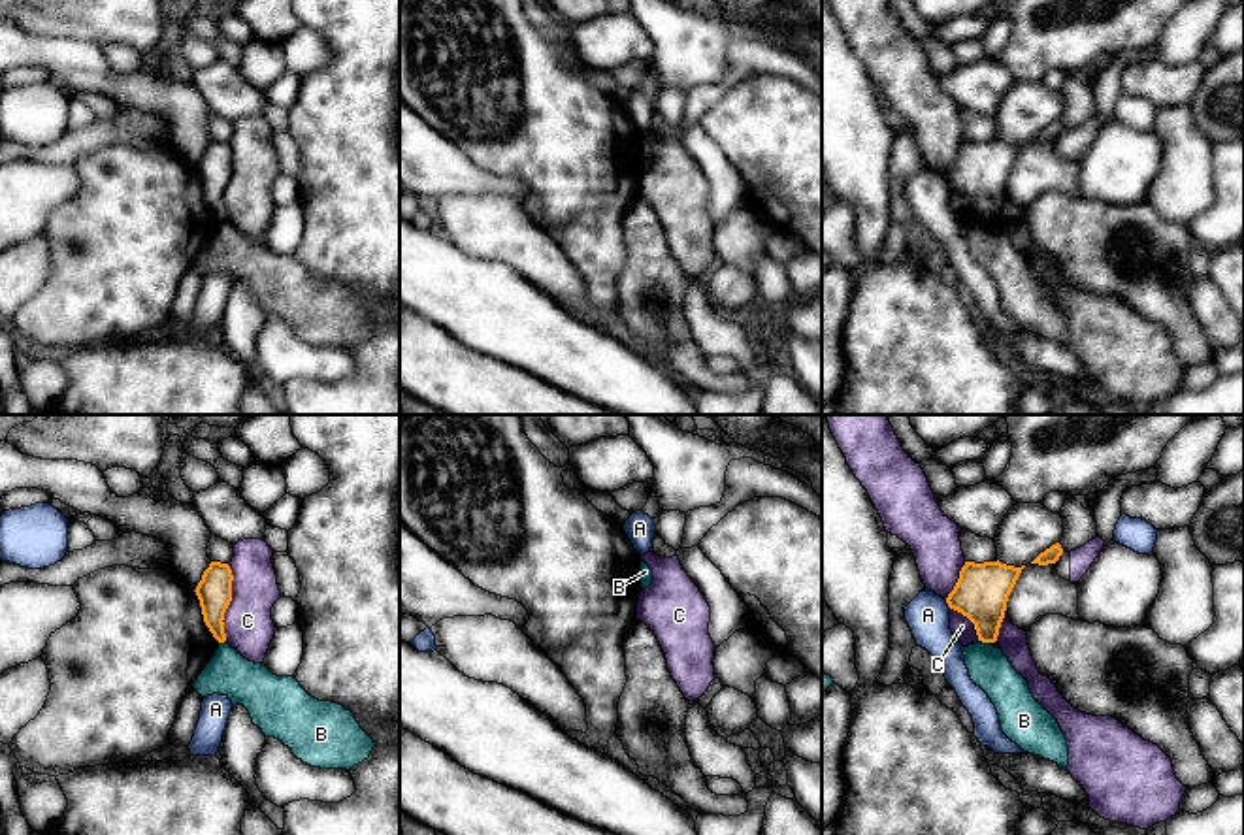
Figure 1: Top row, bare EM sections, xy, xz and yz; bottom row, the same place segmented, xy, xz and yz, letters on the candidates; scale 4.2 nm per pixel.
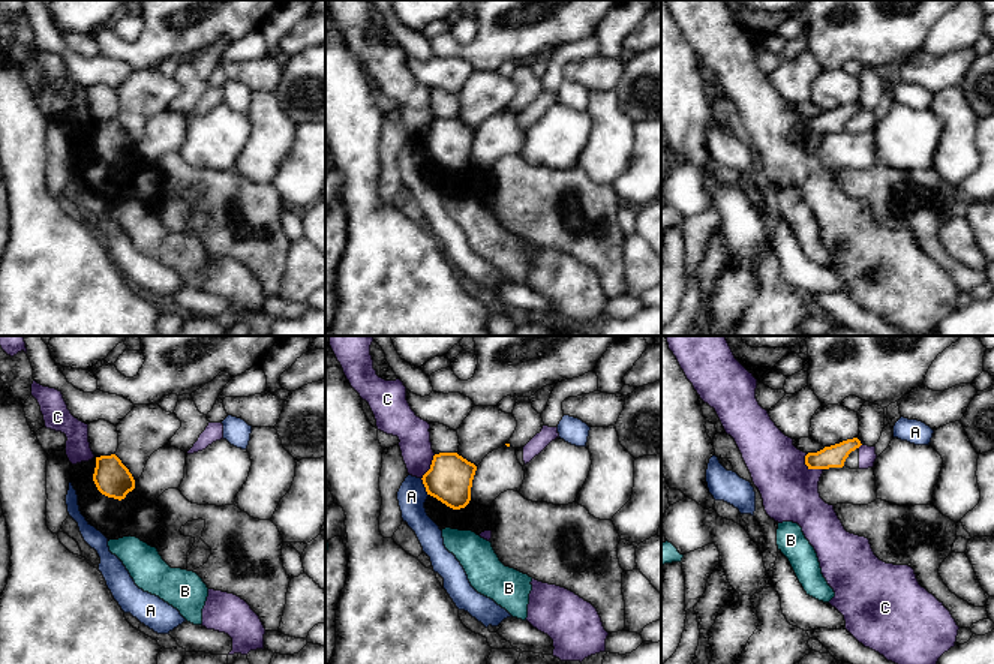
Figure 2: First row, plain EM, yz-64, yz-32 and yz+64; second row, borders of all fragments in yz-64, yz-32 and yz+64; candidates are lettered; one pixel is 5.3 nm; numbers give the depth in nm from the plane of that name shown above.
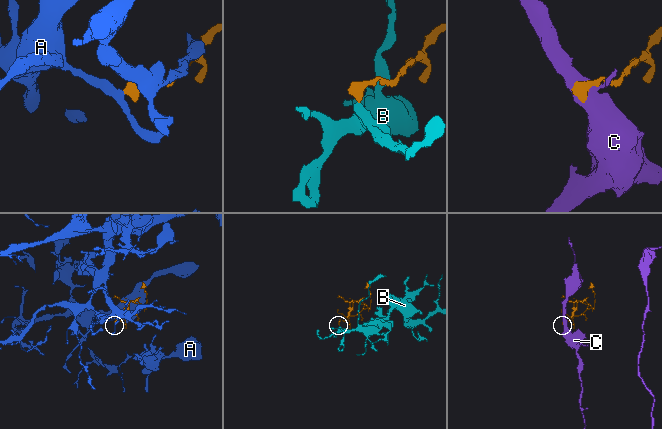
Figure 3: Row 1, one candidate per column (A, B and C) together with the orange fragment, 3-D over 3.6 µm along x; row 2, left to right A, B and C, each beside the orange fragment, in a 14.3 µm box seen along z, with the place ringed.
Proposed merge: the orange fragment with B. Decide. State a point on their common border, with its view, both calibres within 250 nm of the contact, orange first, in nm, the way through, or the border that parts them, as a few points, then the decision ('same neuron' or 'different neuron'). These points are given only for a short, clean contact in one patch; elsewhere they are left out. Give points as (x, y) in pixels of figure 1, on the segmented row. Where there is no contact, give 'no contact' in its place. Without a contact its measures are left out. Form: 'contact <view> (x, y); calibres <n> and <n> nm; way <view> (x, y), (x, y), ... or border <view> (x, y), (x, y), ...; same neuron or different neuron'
contact xy (221, 641); calibres 150 and 190 nm; border xy (225, 639), (219, 643); different neuron

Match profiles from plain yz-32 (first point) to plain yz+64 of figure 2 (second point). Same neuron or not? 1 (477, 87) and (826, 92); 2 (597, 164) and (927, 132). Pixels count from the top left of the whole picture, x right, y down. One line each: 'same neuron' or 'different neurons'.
1: same neuron
2: different neurons

